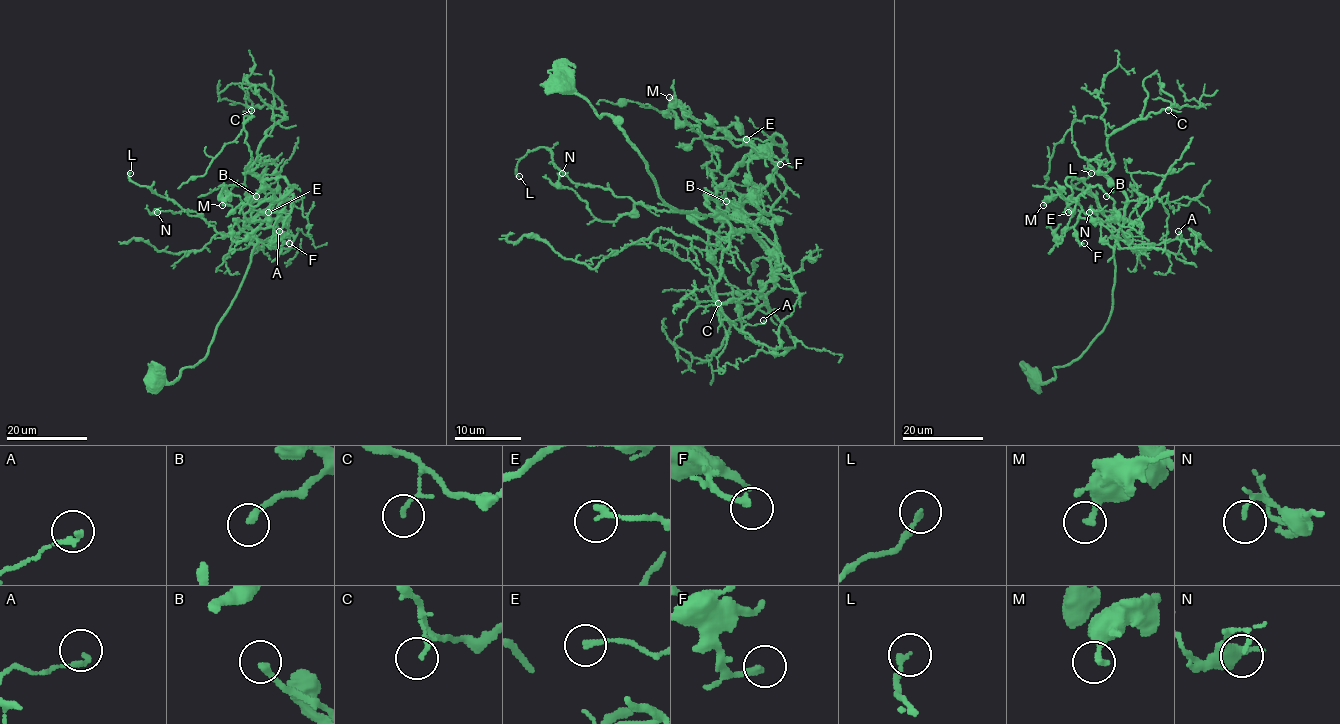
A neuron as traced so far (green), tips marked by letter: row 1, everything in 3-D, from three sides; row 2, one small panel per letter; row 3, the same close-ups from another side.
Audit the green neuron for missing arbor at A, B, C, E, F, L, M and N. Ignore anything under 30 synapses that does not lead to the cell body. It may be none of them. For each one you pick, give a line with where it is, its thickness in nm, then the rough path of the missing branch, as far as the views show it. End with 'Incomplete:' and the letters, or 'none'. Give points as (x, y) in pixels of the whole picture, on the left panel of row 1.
B: place (256, 196); calibre 240 nm; course (256, 196), (249, 202), (226, 201), (222, 206), (233, 203)
Incomplete: B

